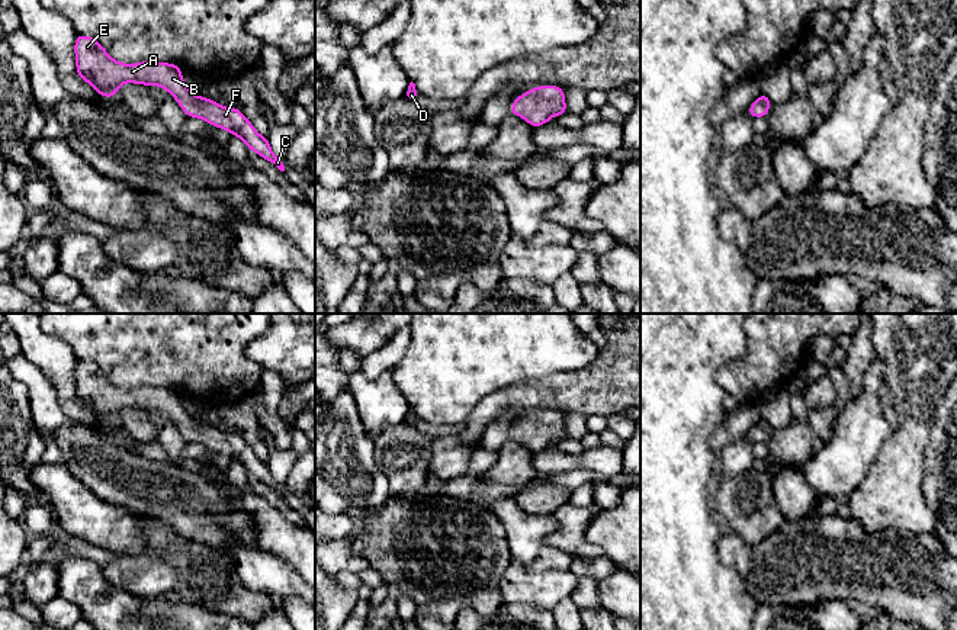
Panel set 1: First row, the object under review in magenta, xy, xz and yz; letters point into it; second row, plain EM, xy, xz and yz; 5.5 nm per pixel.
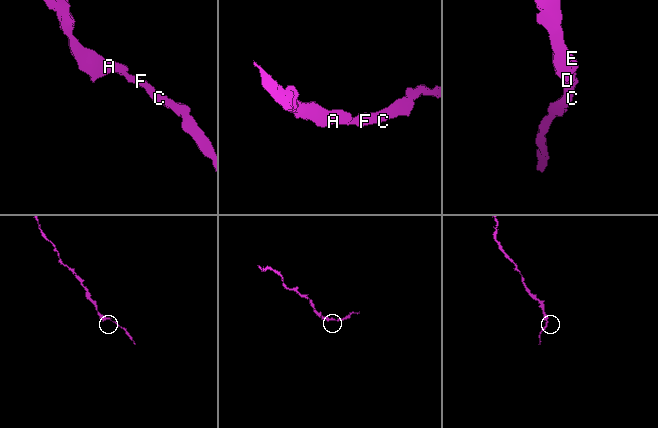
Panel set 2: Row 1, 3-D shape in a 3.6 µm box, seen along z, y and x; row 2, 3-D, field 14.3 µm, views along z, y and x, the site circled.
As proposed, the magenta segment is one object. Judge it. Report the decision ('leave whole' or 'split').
leave whole

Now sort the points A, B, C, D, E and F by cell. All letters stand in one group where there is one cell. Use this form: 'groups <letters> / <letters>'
groups A B C D E F

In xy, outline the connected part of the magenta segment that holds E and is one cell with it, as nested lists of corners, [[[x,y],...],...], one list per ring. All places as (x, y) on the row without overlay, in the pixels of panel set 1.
[[[78,359],[74,377],[78,402],[89,408],[99,421],[116,422],[118,414],[125,408],[160,411],[176,424],[187,443],[199,443],[231,457],[241,463],[248,475],[285,496],[269,465],[256,456],[244,438],[192,418],[183,406],[180,390],[155,386],[123,389],[113,385],[94,363]]]

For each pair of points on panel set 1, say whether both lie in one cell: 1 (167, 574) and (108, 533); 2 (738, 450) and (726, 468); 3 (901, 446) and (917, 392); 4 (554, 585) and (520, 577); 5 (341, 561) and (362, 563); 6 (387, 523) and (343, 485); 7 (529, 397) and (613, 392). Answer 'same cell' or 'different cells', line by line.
1: different cells
2: same cell
3: same cell
4: same cell
5: same cell
6: different cells
7: same cell

